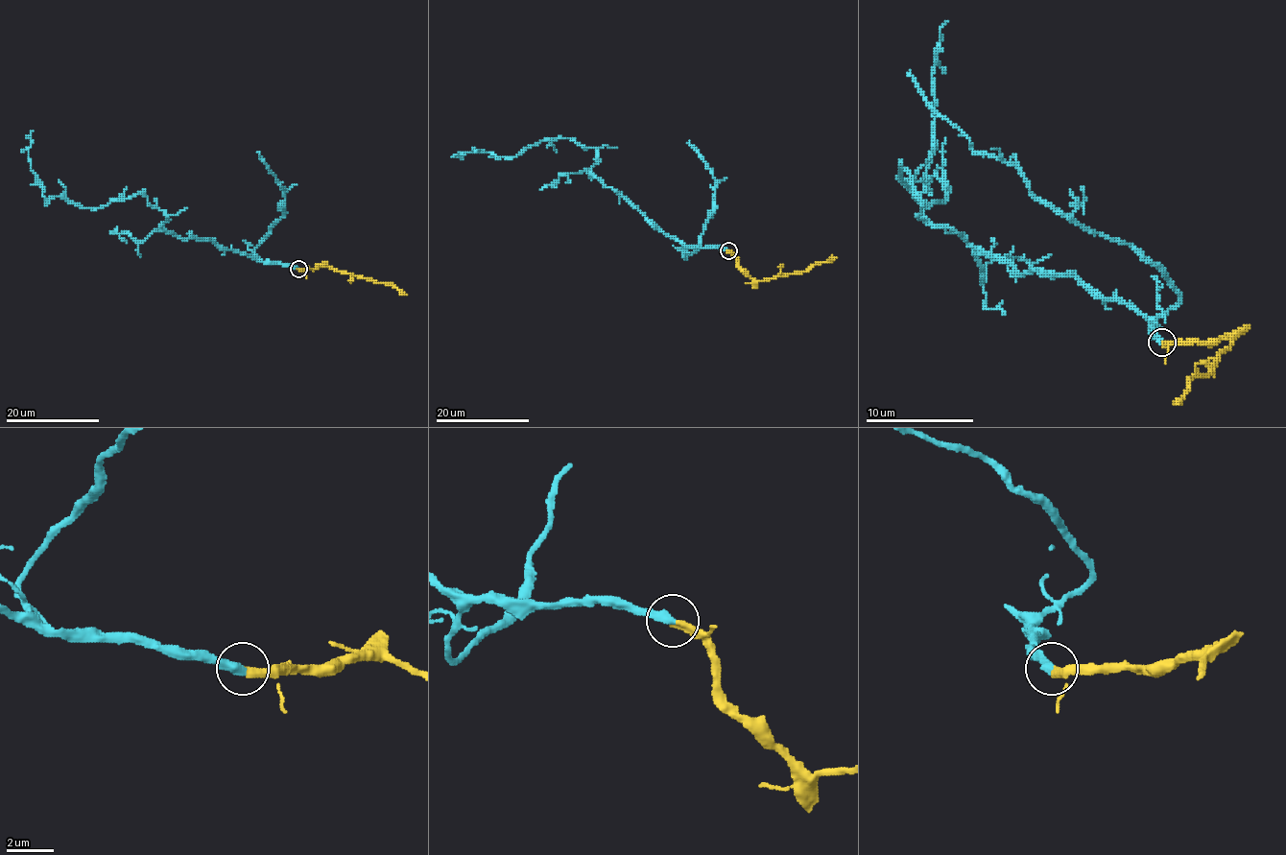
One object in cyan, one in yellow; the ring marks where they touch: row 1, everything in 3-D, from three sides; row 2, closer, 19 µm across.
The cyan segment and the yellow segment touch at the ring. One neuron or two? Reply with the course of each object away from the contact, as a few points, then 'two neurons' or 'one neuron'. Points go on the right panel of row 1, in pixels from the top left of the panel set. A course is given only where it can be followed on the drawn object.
course cyan (1162, 342), (1130, 303), (1024, 273), (923, 214), (902, 168), (920, 203), (942, 203), (926, 174), (948, 21); course yellow (1162, 342), (1230, 339), (1211, 368), (1189, 382), (1178, 404); one neuron

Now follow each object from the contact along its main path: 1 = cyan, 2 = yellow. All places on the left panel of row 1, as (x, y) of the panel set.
1: (298, 268), (176, 236), (141, 193), (98, 208), (45, 198), (29, 158), (33, 130)
2: (298, 268), (331, 267), (395, 285), (406, 295)

